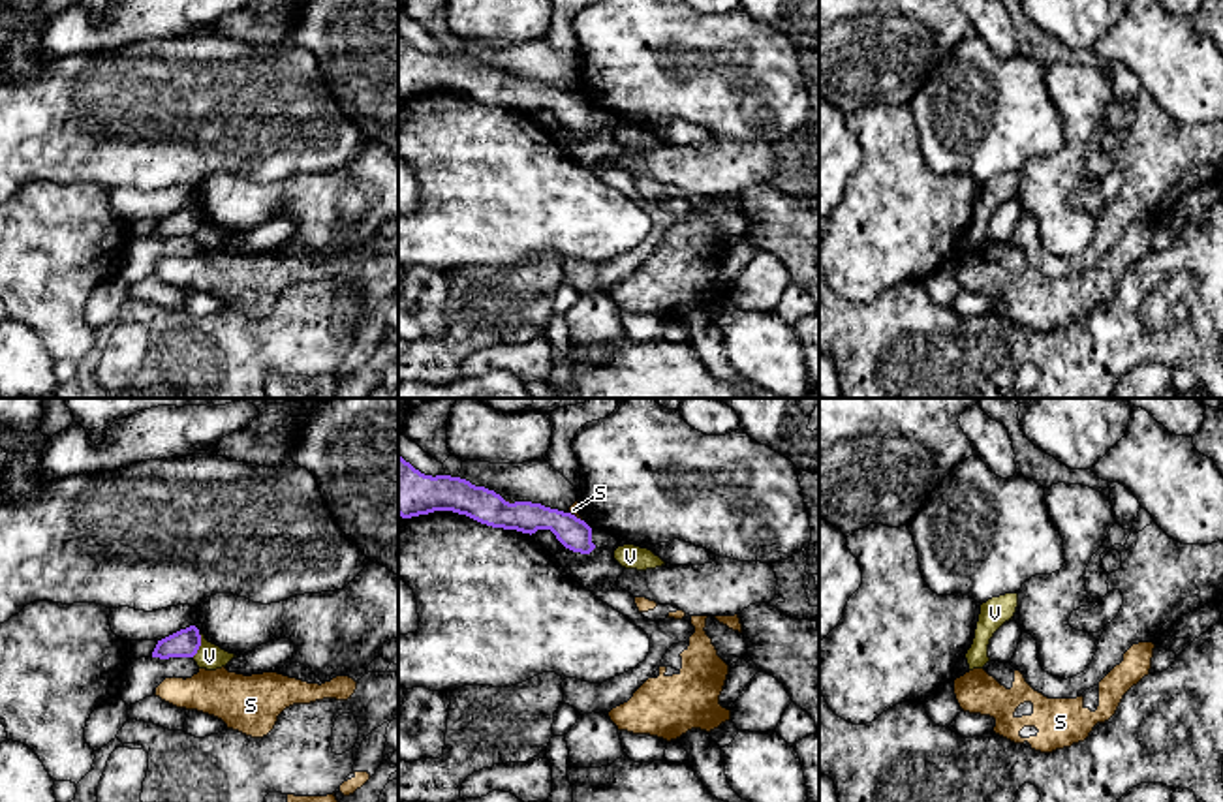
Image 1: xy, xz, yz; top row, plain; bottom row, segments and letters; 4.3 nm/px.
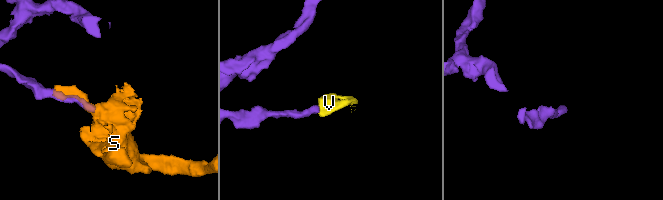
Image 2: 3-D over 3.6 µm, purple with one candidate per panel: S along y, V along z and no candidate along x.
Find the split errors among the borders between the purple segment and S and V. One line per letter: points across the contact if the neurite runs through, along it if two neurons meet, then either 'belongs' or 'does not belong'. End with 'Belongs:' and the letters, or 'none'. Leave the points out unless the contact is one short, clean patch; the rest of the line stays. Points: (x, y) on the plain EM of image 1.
S: does not belong
V: along xy (200, 213), (200, 228), (192, 235) | does not belong
Belongs: none

